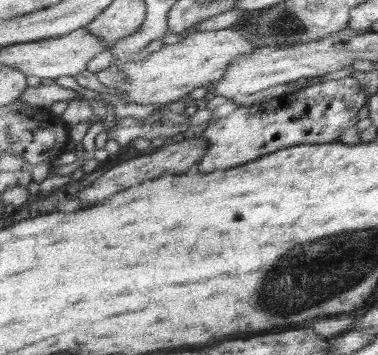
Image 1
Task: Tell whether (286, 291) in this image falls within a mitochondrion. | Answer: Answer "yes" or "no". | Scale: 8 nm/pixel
yes

